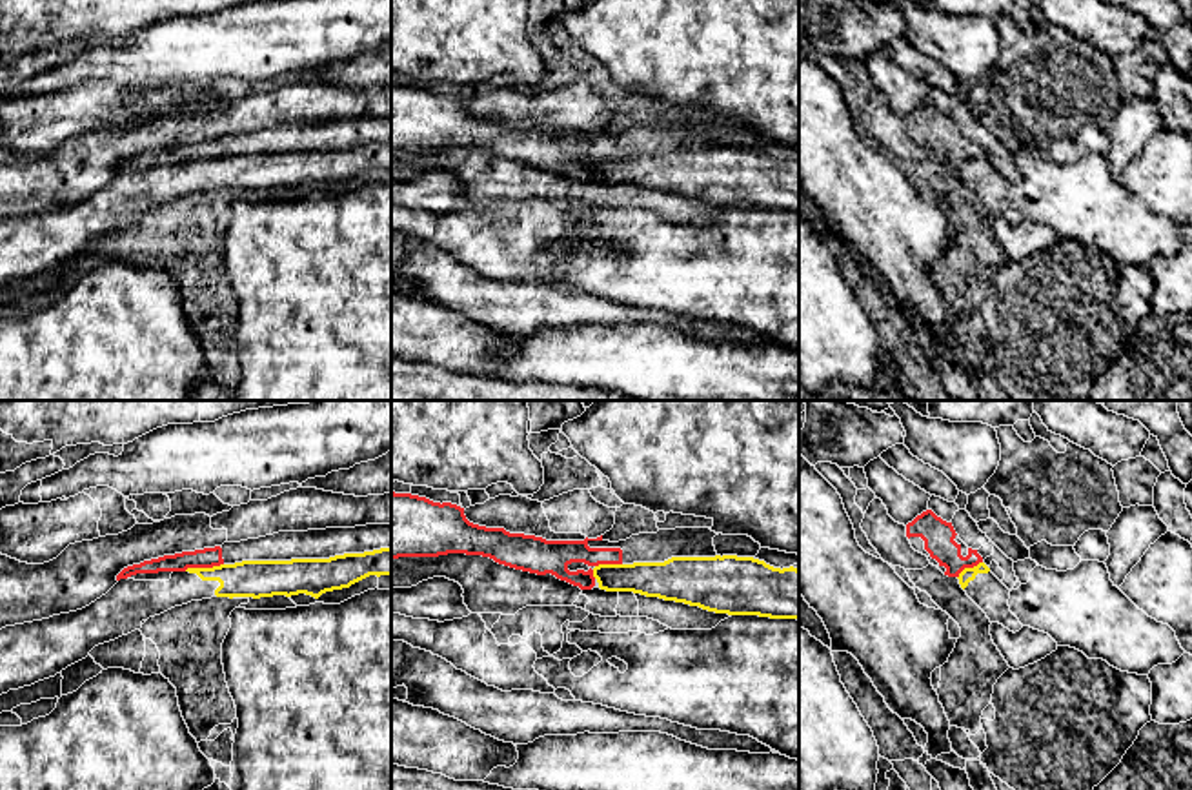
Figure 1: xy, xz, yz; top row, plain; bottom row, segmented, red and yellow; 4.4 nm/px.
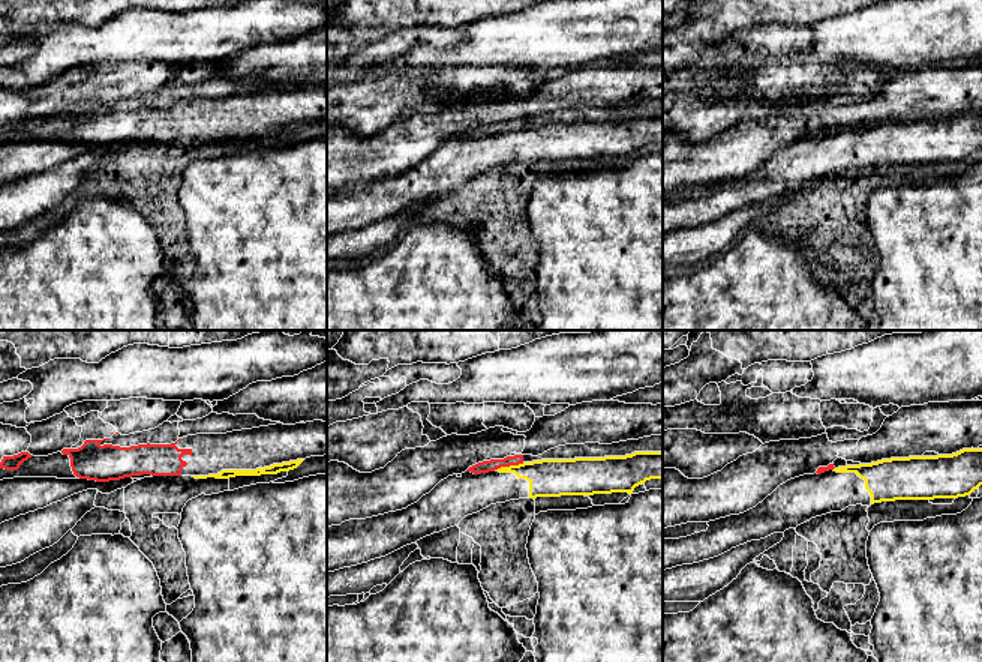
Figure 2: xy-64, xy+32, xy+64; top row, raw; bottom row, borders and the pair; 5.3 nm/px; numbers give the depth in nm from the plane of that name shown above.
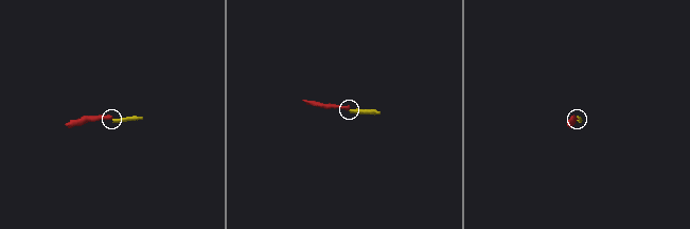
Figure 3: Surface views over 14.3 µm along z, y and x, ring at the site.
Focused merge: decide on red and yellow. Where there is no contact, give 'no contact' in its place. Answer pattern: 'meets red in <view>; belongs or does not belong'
meets red in xy; does not belong

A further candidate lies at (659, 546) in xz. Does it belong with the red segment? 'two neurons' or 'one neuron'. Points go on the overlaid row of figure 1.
one neuron

